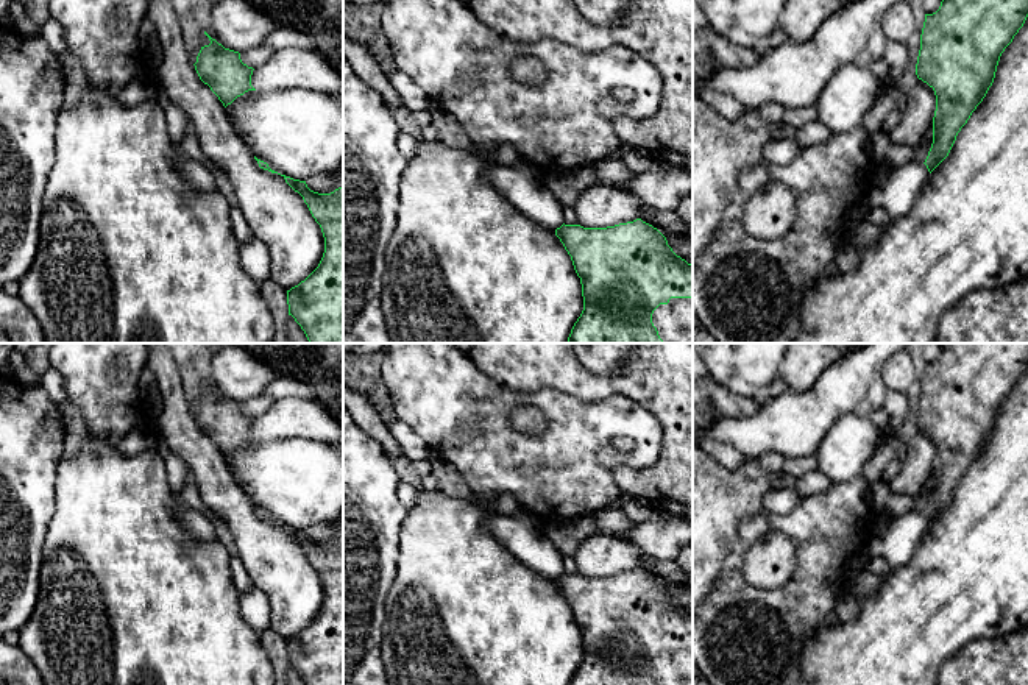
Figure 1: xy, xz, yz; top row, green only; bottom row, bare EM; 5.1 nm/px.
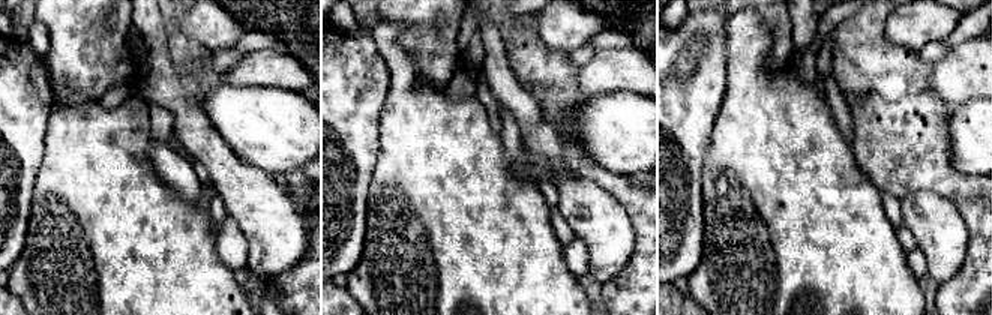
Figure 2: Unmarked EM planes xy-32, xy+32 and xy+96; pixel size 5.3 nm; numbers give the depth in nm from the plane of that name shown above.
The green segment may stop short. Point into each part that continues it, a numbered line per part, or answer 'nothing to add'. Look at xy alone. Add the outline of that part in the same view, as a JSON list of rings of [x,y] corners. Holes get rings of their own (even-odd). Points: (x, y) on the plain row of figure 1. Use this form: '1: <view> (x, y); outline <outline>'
nothing to add

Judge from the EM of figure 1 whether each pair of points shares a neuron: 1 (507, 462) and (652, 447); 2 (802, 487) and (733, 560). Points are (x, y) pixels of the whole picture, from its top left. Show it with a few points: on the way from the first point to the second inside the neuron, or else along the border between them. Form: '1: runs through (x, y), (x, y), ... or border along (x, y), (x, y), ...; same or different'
1: runs through (543, 462), (616, 459); same
2: border along (832, 484), (804, 498); different

